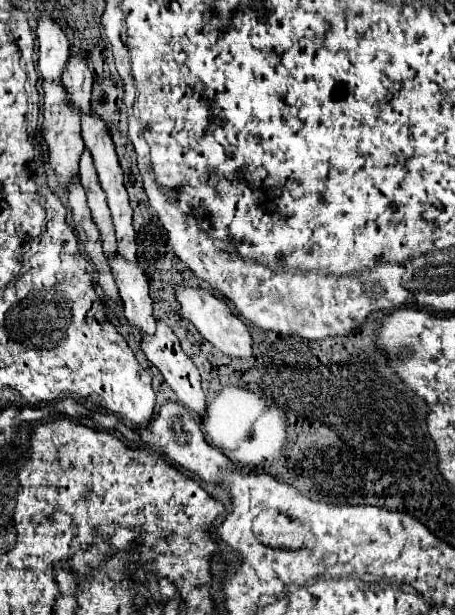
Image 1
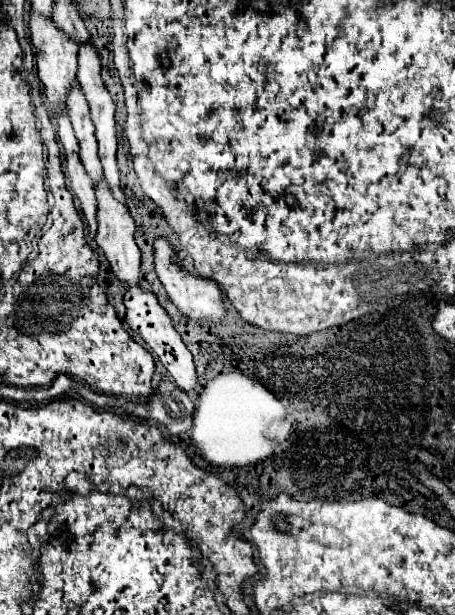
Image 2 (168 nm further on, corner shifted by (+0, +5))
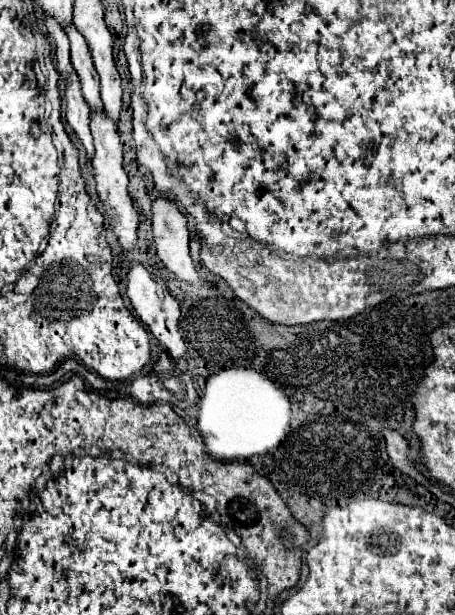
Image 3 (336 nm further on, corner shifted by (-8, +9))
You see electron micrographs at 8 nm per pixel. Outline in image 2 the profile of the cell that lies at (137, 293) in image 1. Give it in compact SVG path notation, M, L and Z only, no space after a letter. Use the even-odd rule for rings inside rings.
M100 182L100 186L96 188L96 198L98 198L98 236L96 236L96 244L102 248L106 260L110 262L112 272L126 286L140 286L140 250L134 242L134 220L130 218L128 208L112 198L106 182Z

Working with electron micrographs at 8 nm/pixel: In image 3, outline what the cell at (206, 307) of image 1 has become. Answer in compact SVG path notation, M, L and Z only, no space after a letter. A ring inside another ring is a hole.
M158 196L152 200L152 234L158 258L180 280L200 286L202 280L194 270L188 250L188 222L172 198Z

